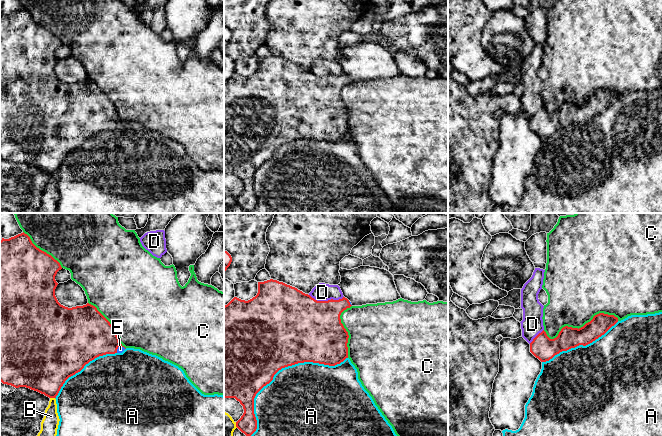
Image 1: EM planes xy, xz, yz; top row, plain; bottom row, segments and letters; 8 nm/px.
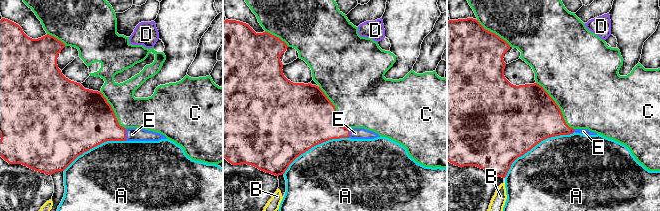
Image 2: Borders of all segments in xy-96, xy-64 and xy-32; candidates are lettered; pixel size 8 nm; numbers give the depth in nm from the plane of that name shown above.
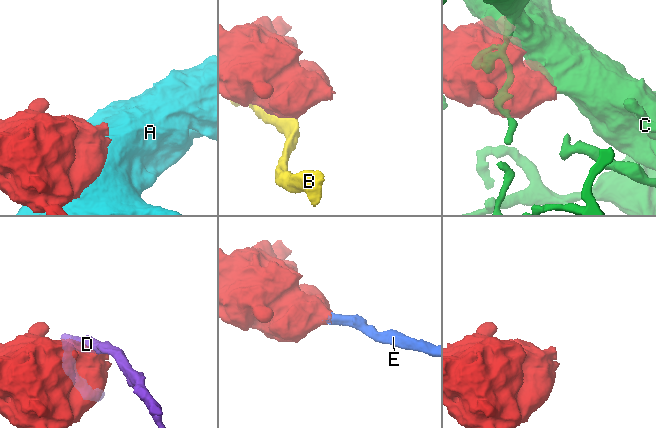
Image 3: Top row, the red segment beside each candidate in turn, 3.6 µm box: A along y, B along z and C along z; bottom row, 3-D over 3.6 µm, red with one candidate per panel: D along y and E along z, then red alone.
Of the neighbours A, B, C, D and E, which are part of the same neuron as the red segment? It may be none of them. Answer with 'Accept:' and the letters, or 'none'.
Accept: E

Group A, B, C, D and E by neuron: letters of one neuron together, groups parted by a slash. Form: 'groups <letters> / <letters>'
groups A / B / C / D / E

